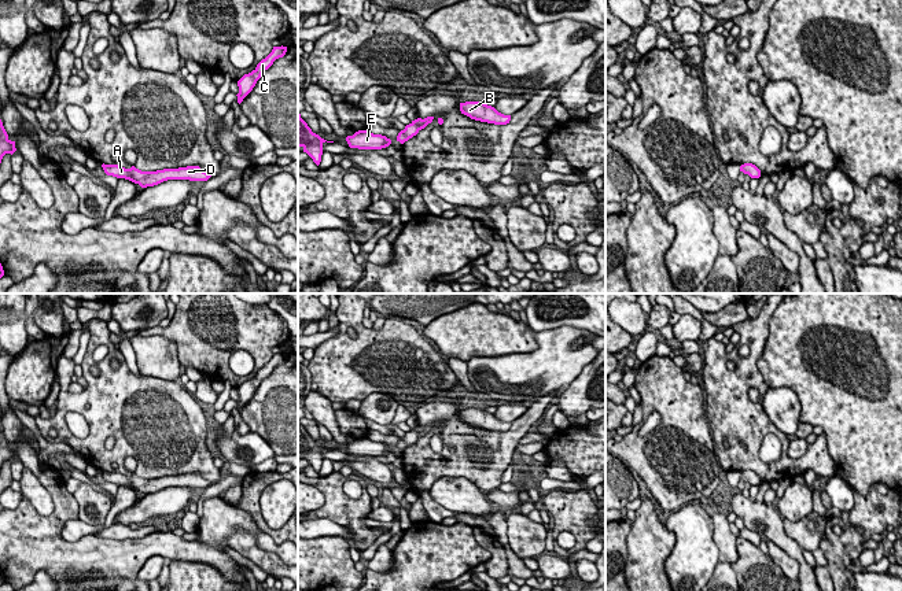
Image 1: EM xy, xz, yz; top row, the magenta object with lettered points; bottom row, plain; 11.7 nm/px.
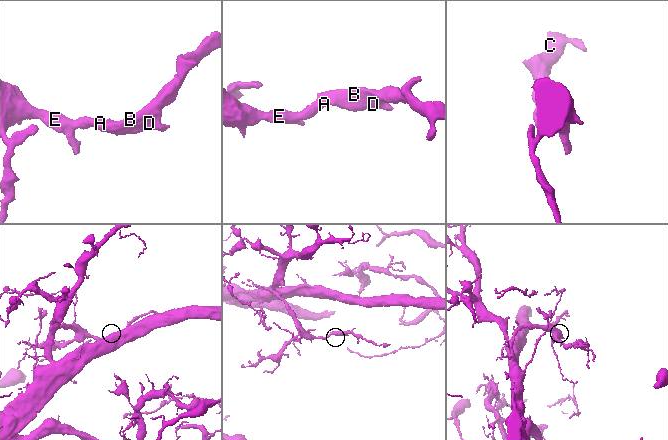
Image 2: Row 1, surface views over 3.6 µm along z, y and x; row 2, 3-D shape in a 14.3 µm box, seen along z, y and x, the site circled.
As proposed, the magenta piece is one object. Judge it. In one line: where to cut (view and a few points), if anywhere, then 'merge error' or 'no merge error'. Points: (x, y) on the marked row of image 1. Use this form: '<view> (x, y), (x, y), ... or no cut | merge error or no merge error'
no cut | no merge error

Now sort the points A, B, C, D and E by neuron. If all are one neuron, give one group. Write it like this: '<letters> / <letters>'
A B C D E

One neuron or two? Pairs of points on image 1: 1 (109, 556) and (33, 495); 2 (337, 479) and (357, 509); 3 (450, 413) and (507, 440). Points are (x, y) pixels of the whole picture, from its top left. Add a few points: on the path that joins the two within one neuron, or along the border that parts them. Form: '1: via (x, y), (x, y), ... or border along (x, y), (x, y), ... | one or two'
1: border along (40, 480), (50, 494), (54, 506), (50, 516) | two
2: via (337, 487), (337, 494), (349, 506) | one
3: via (460, 428), (472, 440), (492, 440) | one

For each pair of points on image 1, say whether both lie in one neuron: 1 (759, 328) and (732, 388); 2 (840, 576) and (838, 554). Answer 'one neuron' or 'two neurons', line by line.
1: one neuron
2: one neuron

